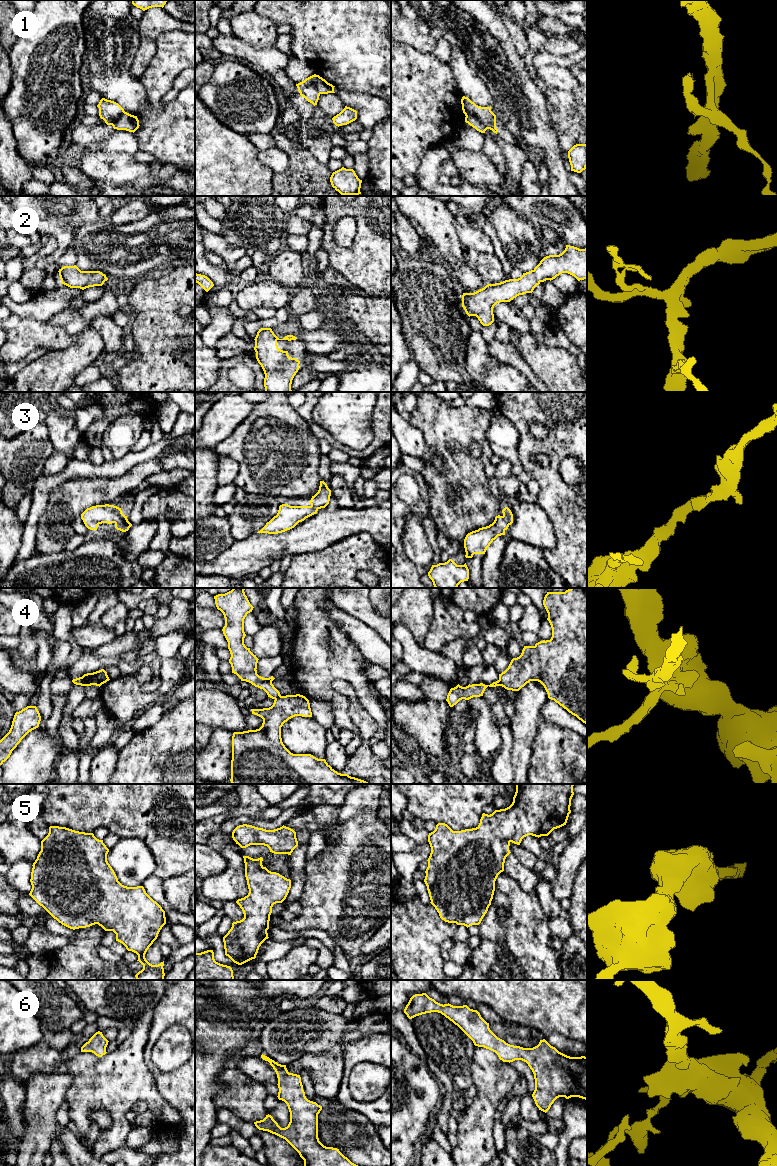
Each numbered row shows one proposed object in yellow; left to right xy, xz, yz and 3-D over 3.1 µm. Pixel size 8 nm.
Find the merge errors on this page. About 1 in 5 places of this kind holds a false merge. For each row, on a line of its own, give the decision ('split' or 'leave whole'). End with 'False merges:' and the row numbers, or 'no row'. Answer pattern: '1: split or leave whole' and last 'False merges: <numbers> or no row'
1: split
2: leave whole
3: leave whole
4: split
5: leave whole
6: leave whole
False merges: 1, 4

